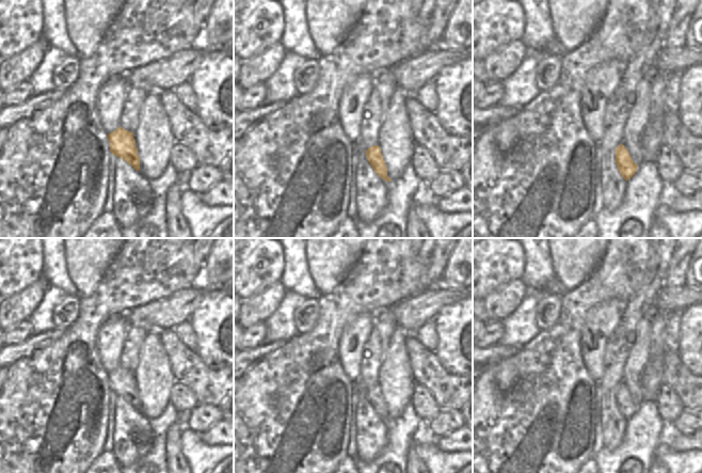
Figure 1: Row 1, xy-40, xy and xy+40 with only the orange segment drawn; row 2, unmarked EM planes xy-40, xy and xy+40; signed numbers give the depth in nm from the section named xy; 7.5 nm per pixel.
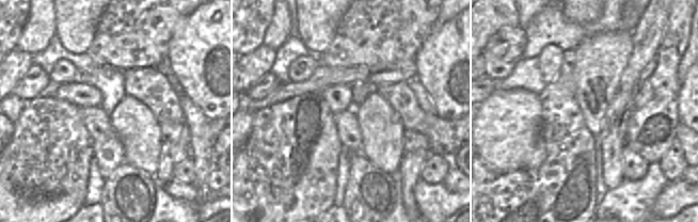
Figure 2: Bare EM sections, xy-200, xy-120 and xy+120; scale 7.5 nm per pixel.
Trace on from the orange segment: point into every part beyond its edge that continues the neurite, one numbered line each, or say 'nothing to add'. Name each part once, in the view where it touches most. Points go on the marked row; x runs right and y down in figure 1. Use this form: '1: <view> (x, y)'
nothing to add.

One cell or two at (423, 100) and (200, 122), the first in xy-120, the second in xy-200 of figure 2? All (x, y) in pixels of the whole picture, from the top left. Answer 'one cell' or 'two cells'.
one cell

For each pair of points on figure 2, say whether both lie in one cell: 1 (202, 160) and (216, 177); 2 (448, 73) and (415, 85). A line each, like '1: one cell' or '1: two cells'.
1: two cells
2: two cells

